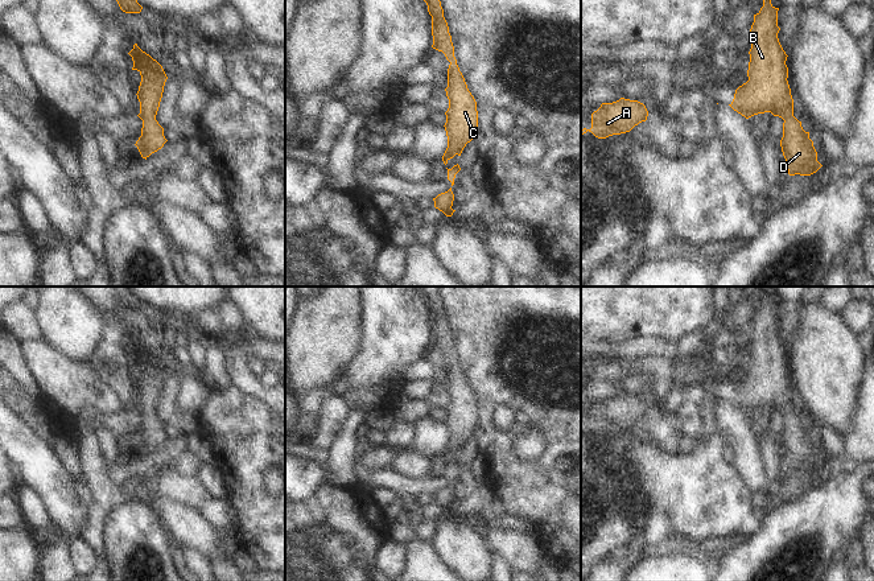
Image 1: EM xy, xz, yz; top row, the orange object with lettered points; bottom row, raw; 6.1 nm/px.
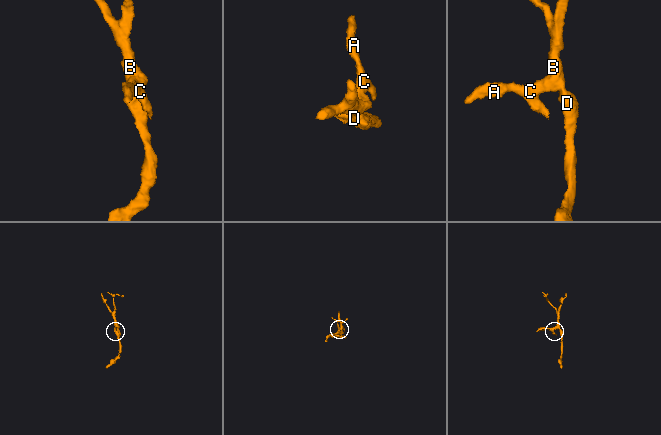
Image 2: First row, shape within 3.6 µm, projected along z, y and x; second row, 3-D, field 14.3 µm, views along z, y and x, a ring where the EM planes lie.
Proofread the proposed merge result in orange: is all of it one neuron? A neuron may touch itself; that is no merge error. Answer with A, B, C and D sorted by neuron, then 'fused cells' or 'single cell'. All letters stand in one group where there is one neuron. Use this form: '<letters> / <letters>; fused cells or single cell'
A B C D; single cell

